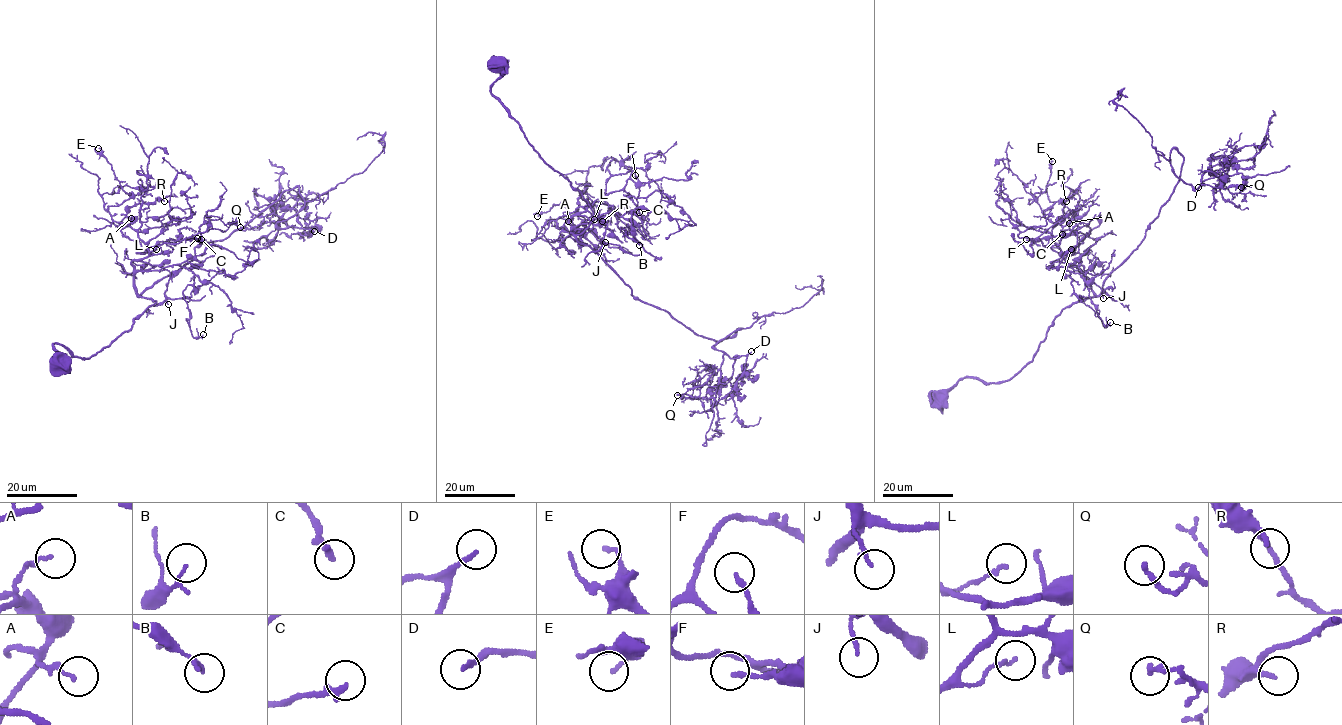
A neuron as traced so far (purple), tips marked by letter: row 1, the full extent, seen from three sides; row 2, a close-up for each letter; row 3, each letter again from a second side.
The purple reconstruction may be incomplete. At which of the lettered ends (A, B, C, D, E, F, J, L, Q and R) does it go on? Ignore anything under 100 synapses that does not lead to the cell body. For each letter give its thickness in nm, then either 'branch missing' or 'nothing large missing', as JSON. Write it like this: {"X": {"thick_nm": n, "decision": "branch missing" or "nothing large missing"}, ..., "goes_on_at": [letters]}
{"A": {"thick_nm": 140, "decision": "nothing large missing"}, "B": {"thick_nm": 80, "decision": "nothing large missing"}, "C": {"thick_nm": 260, "decision": "nothing large missing"}, "D": {"thick_nm": 180, "decision": "branch missing"}, "E": {"thick_nm": 150, "decision": "nothing large missing"}, "F": {"thick_nm": 170, "decision": "nothing large missing"}, "J": {"thick_nm": 130, "decision": "nothing large missing"}, "L": {"thick_nm": 130, "decision": "nothing large missing"}, "Q": {"thick_nm": 190, "decision": "nothing large missing"}, "R": {"thick_nm": 160, "decision": "nothing large missing"}, "goes_on_at": ["D"]}

